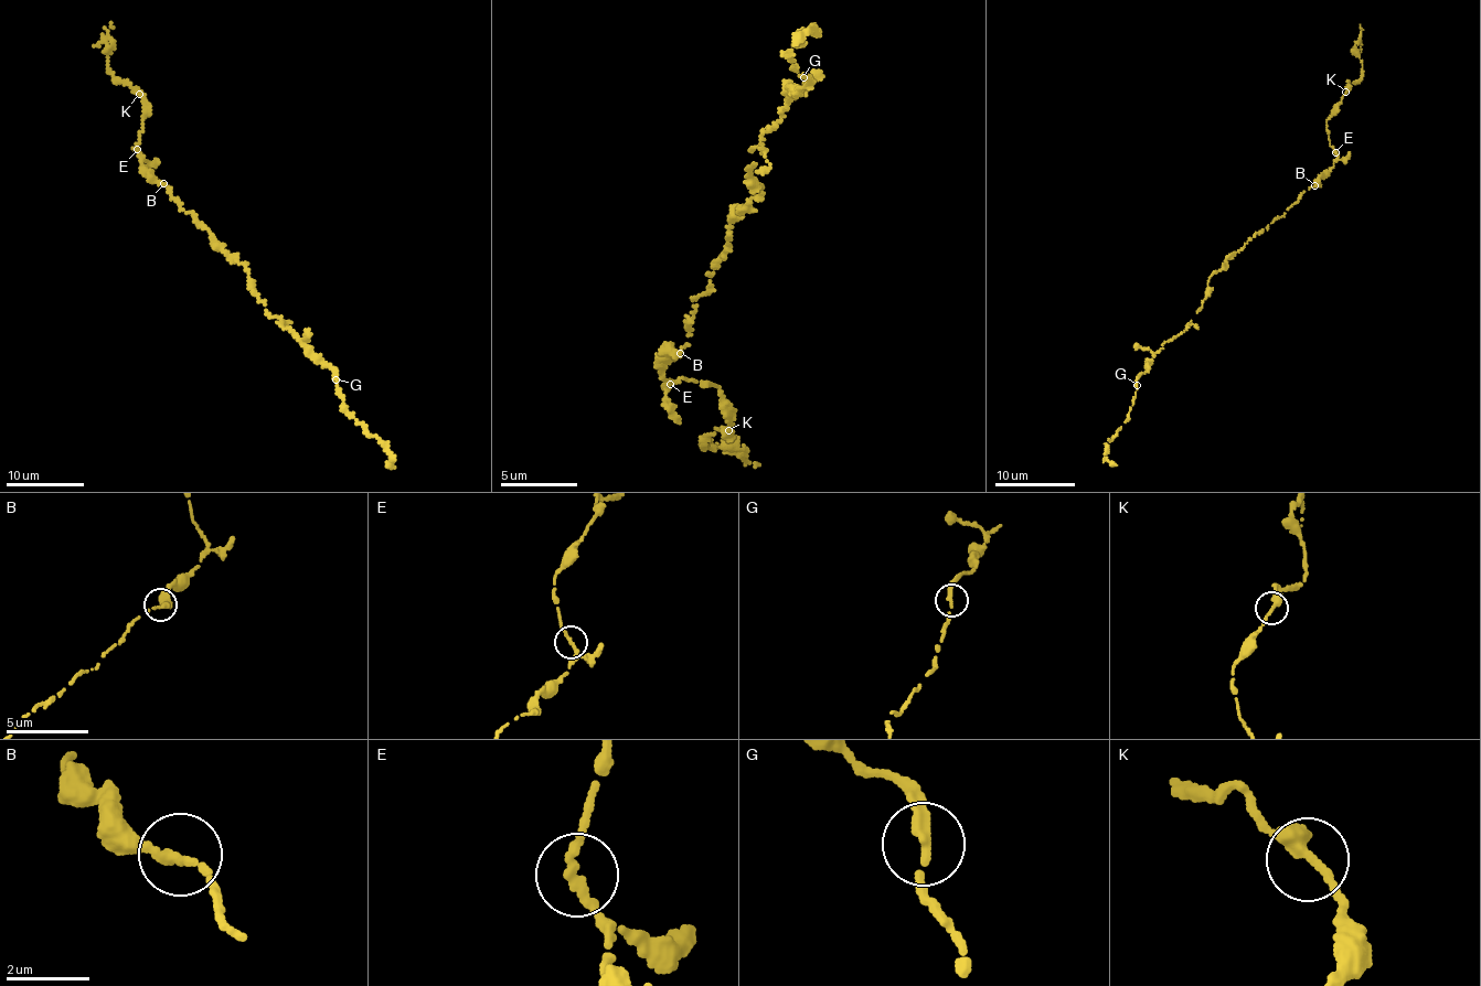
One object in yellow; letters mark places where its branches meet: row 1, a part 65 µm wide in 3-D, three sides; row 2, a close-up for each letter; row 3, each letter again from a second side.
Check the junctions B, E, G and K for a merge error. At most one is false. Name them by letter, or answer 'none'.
none

